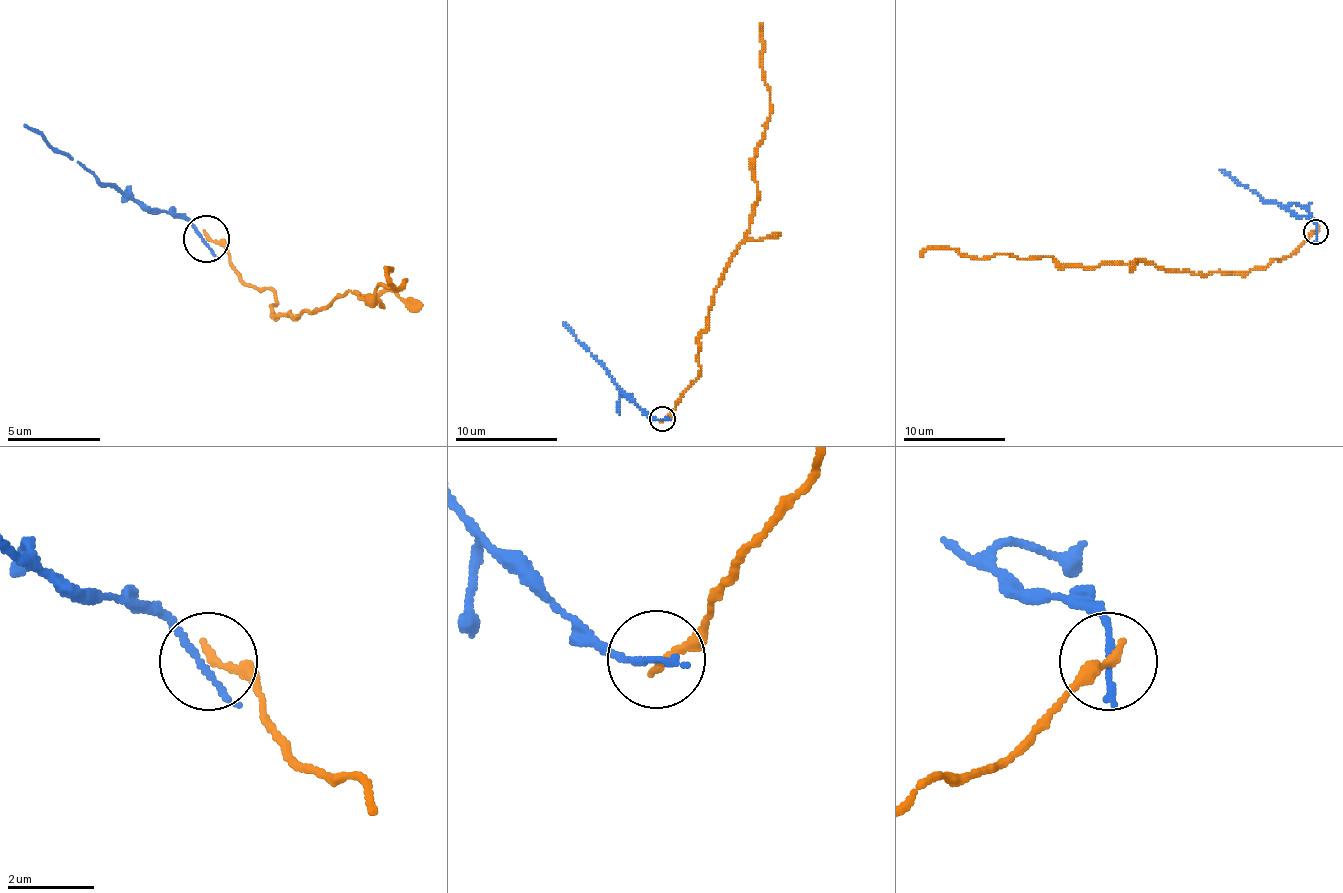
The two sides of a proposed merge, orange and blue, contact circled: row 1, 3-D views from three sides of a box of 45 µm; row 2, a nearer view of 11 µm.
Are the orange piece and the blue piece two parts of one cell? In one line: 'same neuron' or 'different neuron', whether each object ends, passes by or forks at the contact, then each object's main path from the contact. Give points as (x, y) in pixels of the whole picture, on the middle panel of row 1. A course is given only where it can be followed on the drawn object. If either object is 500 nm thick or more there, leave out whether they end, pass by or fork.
different neuron; orange ends there; blue ends there; orange runs (663, 419), (701, 368), (698, 338), (711, 297), (757, 199), (755, 156), (770, 115), (762, 23); blue runs (660, 419), (645, 412), (563, 322)

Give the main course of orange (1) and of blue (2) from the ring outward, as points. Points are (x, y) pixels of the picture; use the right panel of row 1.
1: (1316, 231), (1288, 256), (1235, 272), (971, 259), (953, 249), (920, 256)
2: (1316, 231), (1309, 218), (1293, 215), (1278, 203), (1265, 203), (1219, 169)

